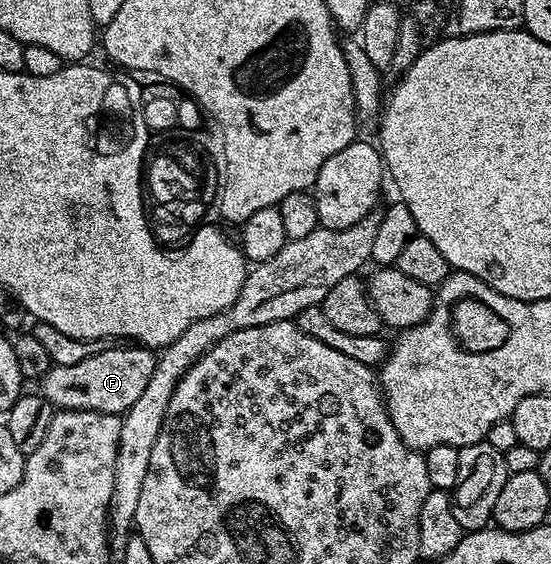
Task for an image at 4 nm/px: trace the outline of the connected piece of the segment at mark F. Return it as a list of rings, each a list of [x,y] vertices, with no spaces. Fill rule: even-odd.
[[[121,346],[94,350],[83,362],[75,366],[53,366],[39,381],[40,395],[44,396],[54,409],[95,410],[103,414],[121,416],[138,400],[139,394],[151,379],[157,356],[154,349],[144,346]]]

